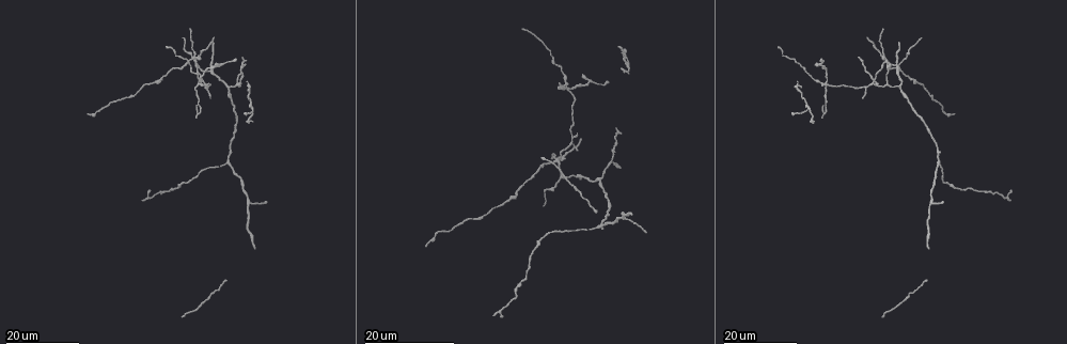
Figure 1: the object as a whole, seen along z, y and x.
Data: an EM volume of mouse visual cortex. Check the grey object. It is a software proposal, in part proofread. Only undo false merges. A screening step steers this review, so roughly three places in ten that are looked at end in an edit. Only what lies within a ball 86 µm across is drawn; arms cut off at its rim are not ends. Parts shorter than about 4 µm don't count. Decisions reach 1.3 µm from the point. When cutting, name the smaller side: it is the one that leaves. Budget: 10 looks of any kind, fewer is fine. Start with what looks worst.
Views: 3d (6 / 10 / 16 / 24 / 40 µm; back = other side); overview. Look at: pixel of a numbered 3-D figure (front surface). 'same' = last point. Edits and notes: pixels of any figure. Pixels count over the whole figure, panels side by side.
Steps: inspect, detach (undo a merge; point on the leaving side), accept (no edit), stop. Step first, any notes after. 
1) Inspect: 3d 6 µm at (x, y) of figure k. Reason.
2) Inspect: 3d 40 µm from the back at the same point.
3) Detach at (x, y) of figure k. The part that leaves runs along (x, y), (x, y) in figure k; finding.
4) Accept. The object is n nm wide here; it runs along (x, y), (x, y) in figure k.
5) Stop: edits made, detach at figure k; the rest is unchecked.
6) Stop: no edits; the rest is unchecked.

Inspect: 3d 24 µm at (578, 177) of figure 1. A fork.

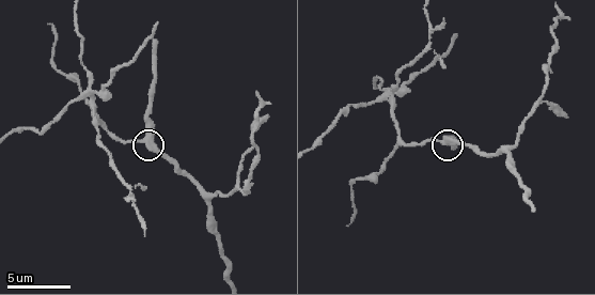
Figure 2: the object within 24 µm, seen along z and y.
Inspect: 3d 6 µm at (442, 140) of figure 2.

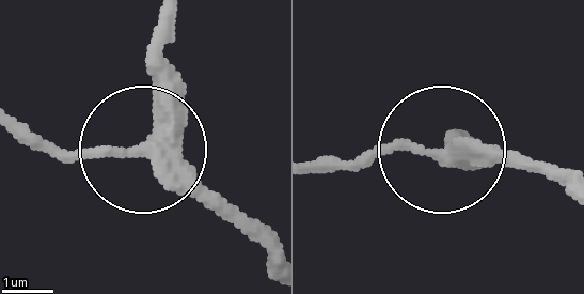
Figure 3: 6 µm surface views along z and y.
Accept. The object is 380 nm wide here; it runs along (272, 254), (148, 153), (157, 25) in figure 3; all the same neuron.

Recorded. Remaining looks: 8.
Inspect: 3d 24 µm at (201, 86) of figure 1. Four or more arms meet.

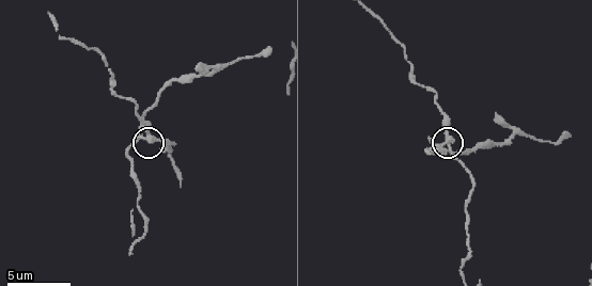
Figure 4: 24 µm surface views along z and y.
Inspect: 3d 6 µm at (446, 143) of figure 4. Closer look.

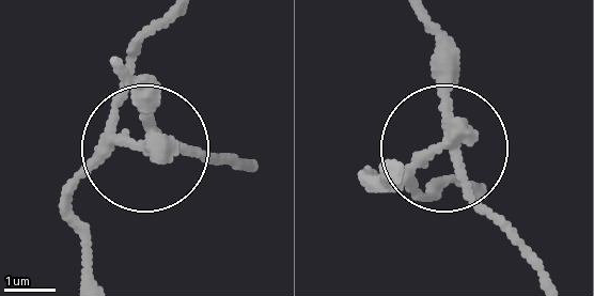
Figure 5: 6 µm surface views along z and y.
Detach at (95, 154) of figure 5. The object is 280 nm wide here; the part that leaves runs along (144, 139), (115, 100), (149, 24) in figure 5; a second neuron is stuck on.

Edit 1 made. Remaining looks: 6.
Inspect: overview.

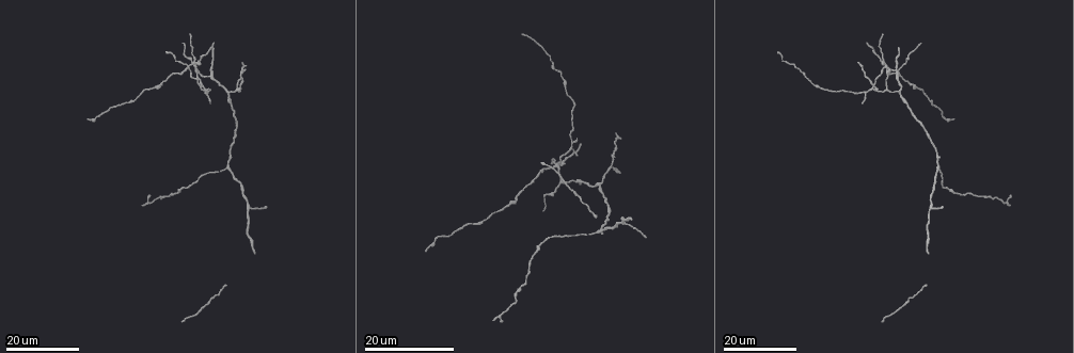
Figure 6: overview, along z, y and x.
Inspect: 3d 24 µm at (929, 210) of figure 6. Side arm on a straight run.

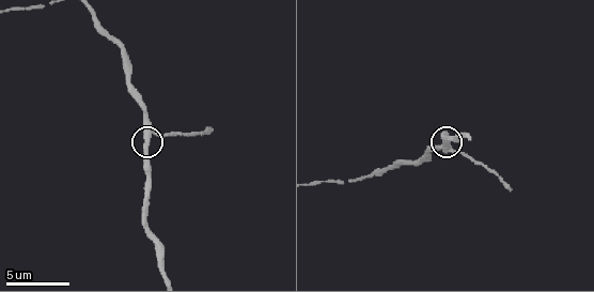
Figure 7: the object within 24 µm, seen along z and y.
Inspect: 3d 10 µm at (148, 133) of figure 7. Zoom in.

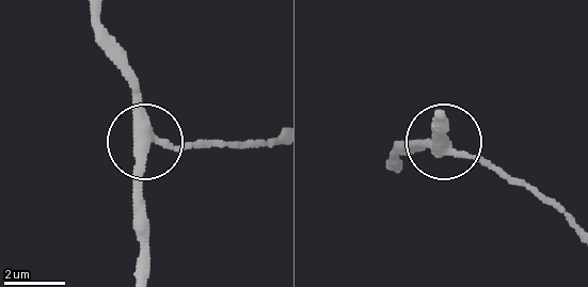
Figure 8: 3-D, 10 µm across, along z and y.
Inspect: 3d 6 µm at (446, 142) of figure 8. Zoom in.

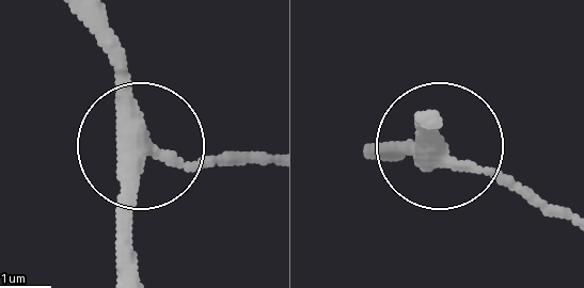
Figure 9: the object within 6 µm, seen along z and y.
Accept. The side arm is 6 µm long; it runs along (82, 21), (116, 73), (132, 137), (196, 161), (243, 161) in figure 9; one neuron here.

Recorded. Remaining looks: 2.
Inspect: 3d 16 µm at (391, 98) of figure 2. Branch point.

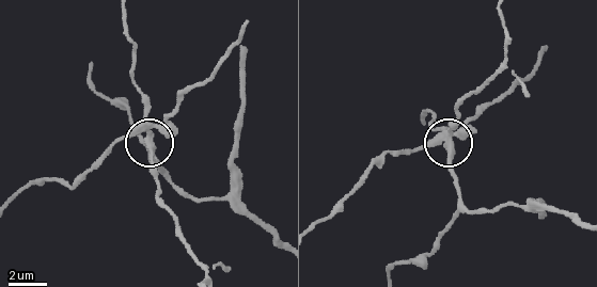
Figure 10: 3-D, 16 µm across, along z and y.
Detach at (168, 114) of figure 10. The object is 350 nm wide here; the part that leaves runs along (143, 127), (112, 146), (68, 185), (40, 179), (21, 191) in figure 10; a second neuron is stuck on.

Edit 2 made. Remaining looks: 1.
Inspect: 3d 6 µm at (238, 185) of figure 2. A fork.

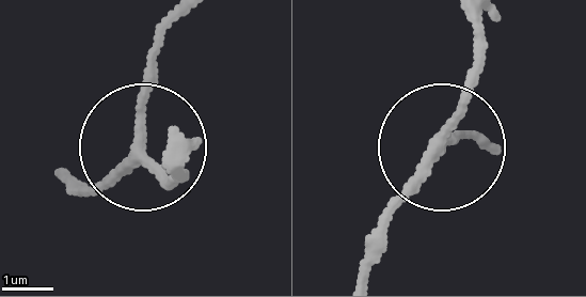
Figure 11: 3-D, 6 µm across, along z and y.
Accept. The side arm is 7 µm long; it runs along (58, 175), (96, 188), (135, 162), (160, 26) in figure 11; all the same neuron.

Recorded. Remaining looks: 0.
Stop: edits made, detach at figure 5, detach at figure 10; the rest is unchecked.

